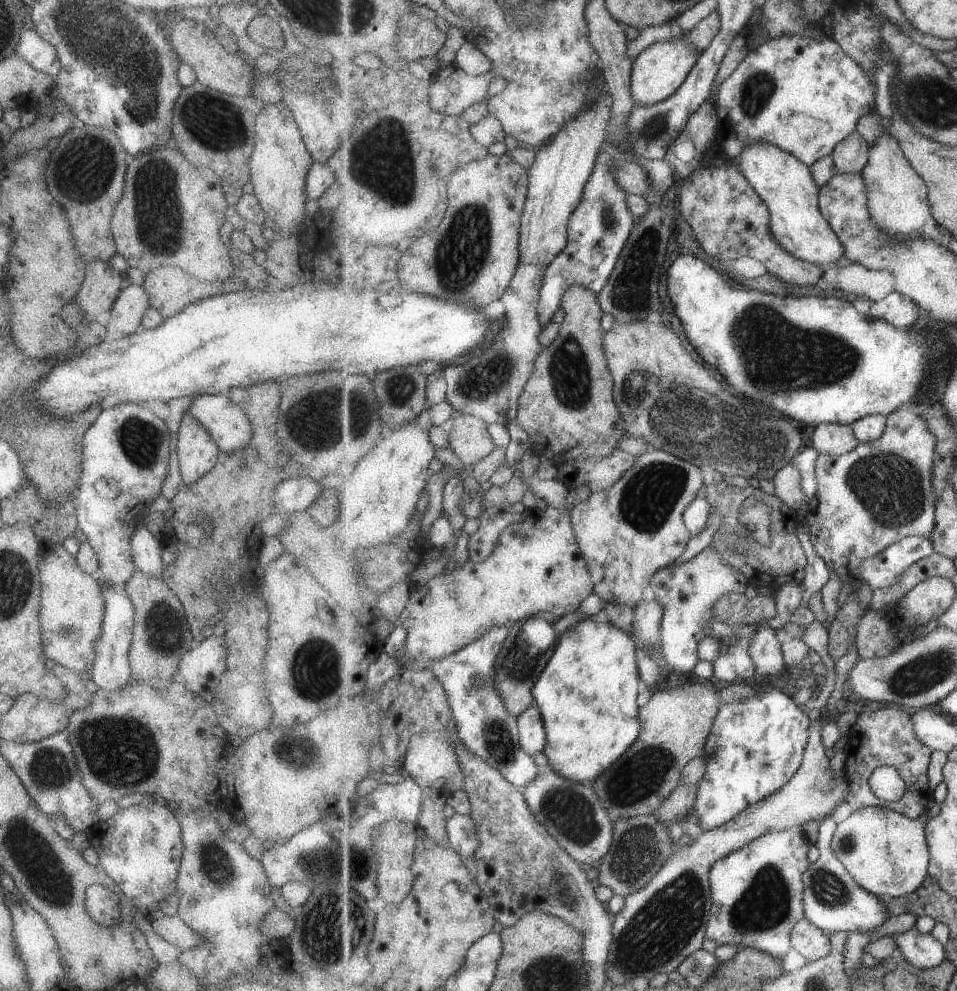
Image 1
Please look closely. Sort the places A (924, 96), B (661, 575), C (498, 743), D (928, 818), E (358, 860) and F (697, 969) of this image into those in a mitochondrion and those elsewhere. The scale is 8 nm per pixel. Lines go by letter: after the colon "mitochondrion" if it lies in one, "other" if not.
A: mitochondrion
B: other
C: mitochondrion
D: other
E: mitochondrion
F: mitochondrion

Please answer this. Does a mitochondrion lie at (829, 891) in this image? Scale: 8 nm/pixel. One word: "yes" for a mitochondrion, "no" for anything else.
yes

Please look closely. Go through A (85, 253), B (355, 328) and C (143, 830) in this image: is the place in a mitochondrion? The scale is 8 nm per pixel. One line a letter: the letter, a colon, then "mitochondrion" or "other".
A: other
B: other
C: other

